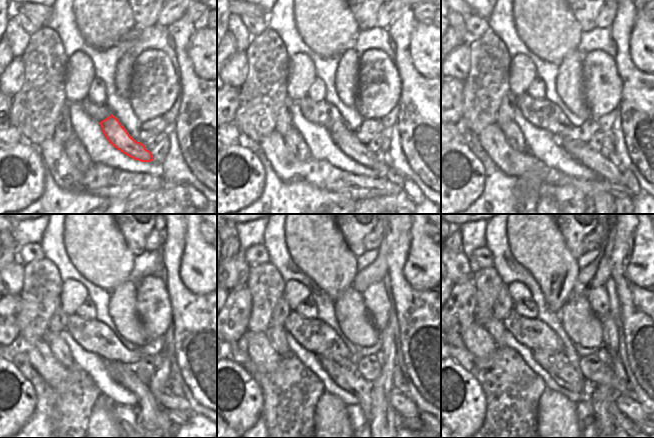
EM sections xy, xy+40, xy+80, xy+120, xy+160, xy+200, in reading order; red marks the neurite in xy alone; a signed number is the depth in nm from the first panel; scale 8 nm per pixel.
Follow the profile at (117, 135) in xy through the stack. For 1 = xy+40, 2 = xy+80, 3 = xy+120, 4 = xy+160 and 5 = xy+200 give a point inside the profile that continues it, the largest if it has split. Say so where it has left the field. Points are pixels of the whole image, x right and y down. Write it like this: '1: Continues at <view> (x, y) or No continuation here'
1: Continues at xy+40 (343, 137)
2: Continues at xy+80 (606, 168)
3: Continues at xy+120 (166, 399)
4: Continues at xy+160 (404, 406)
5: Continues at xy+200 (628, 406).

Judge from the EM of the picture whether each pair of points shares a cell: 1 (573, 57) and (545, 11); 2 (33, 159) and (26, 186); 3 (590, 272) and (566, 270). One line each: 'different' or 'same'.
1: same
2: same
3: different

